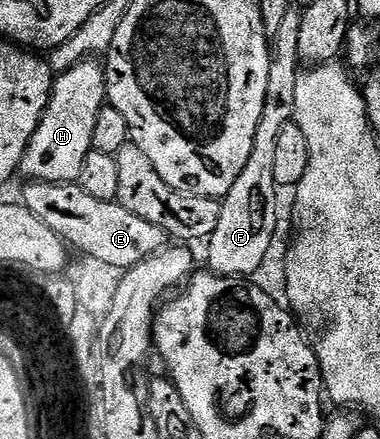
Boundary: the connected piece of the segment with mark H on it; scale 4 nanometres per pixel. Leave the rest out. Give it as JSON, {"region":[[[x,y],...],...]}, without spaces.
{"region":[[[89,59],[59,74],[52,82],[52,94],[46,111],[20,160],[19,176],[29,182],[45,181],[59,185],[79,182],[82,163],[93,148],[94,126],[98,111],[106,103],[108,92],[104,86],[104,66]]]}

